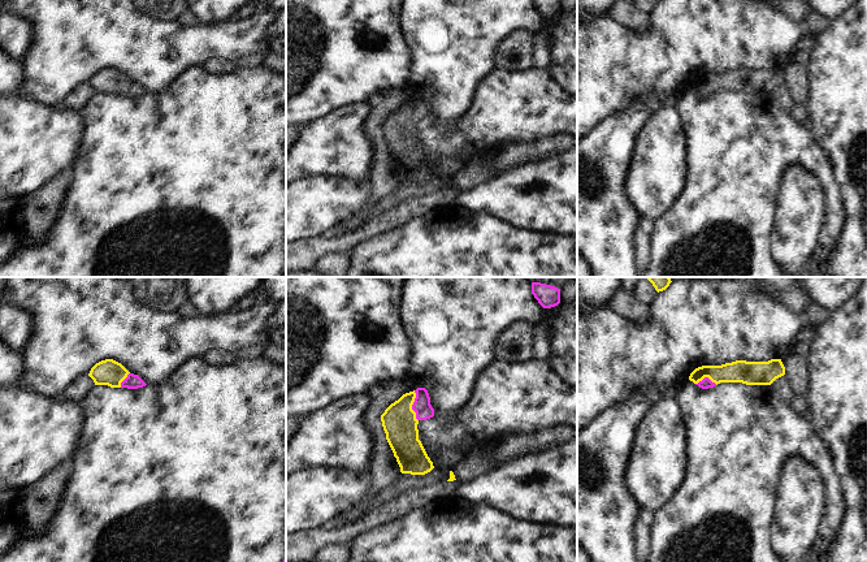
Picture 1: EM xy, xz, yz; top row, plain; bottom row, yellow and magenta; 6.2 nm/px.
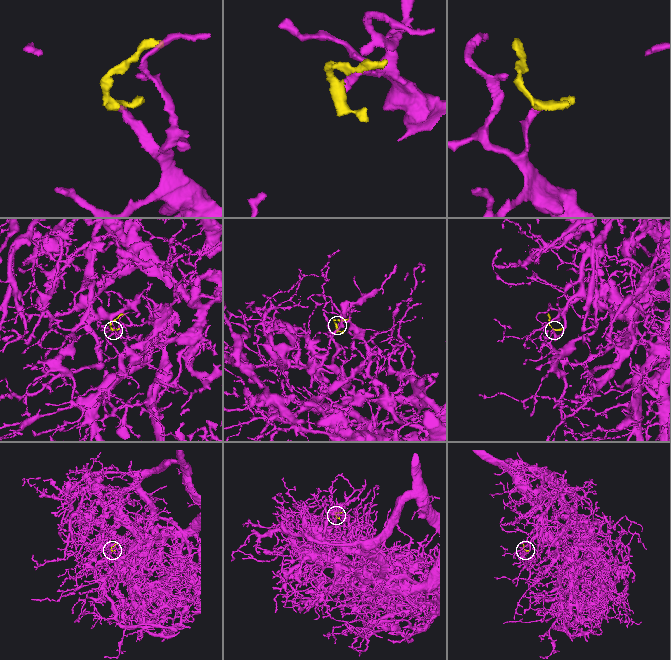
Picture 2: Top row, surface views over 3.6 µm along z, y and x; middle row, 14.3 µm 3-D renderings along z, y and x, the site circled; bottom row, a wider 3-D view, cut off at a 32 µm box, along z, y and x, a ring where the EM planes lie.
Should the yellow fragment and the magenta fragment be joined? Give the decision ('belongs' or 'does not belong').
belongs

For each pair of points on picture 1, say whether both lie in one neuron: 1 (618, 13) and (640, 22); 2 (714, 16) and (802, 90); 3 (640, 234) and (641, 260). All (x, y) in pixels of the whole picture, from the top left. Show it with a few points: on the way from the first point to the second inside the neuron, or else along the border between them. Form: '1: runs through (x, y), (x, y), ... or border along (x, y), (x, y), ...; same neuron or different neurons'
1: runs through (623, 13), (634, 20); same neuron
2: border along (792, 60), (781, 68); different neurons
3: runs through (642, 241), (642, 254); same neuron

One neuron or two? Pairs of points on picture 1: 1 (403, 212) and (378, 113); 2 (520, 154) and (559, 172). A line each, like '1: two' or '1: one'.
1: two
2: two

